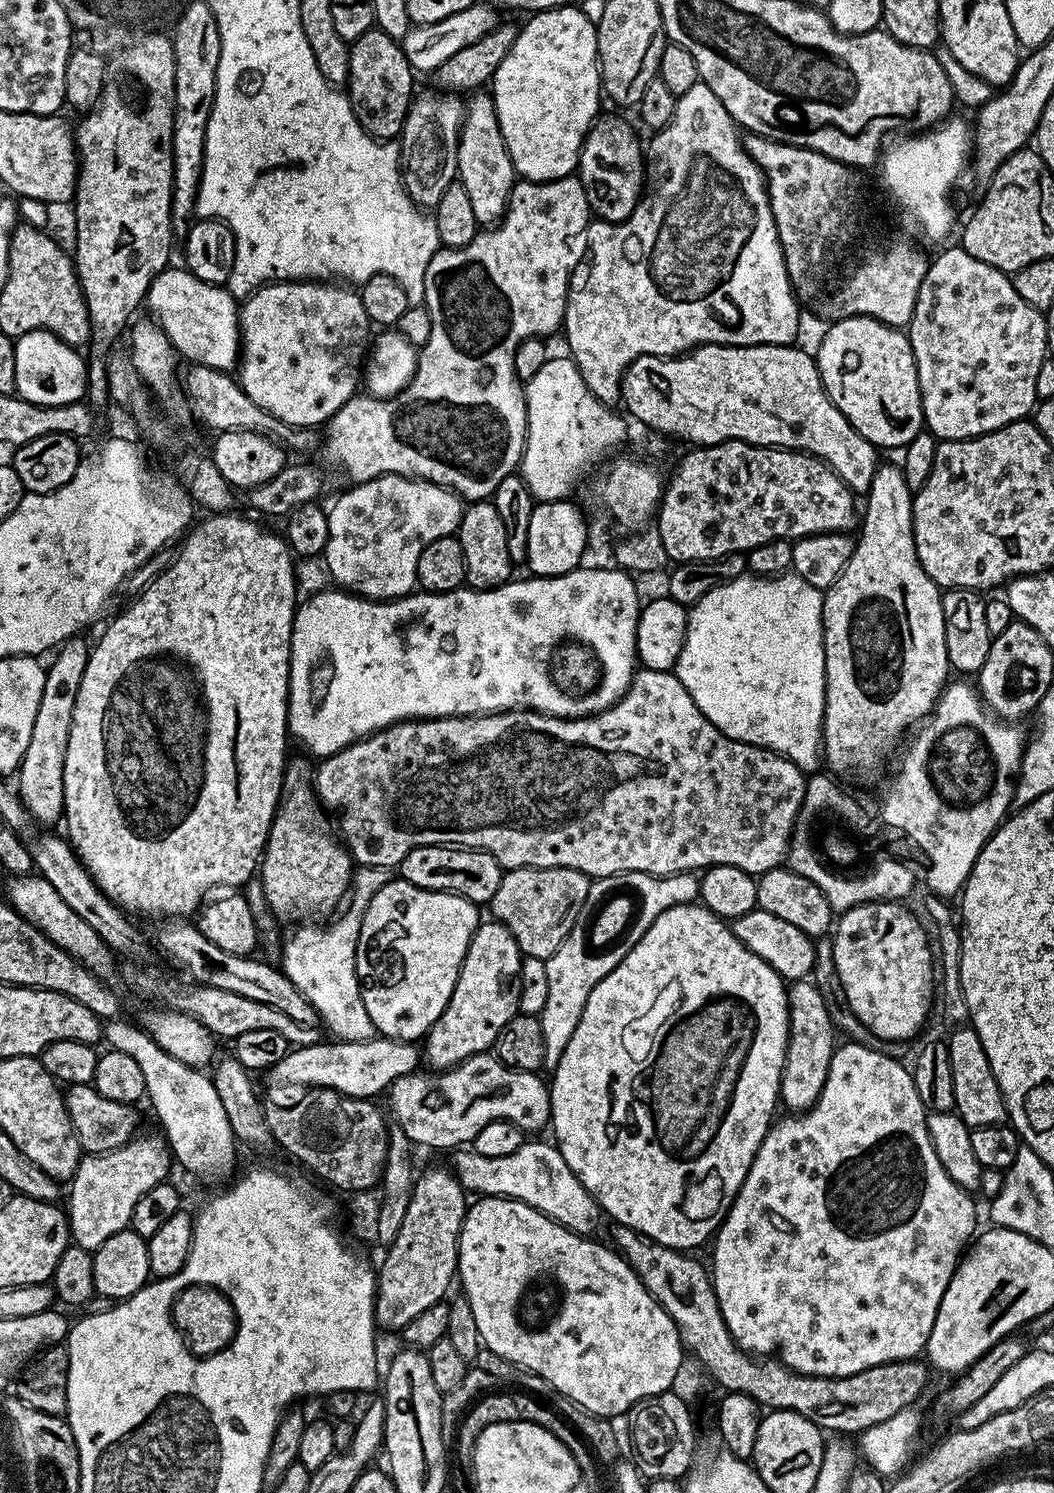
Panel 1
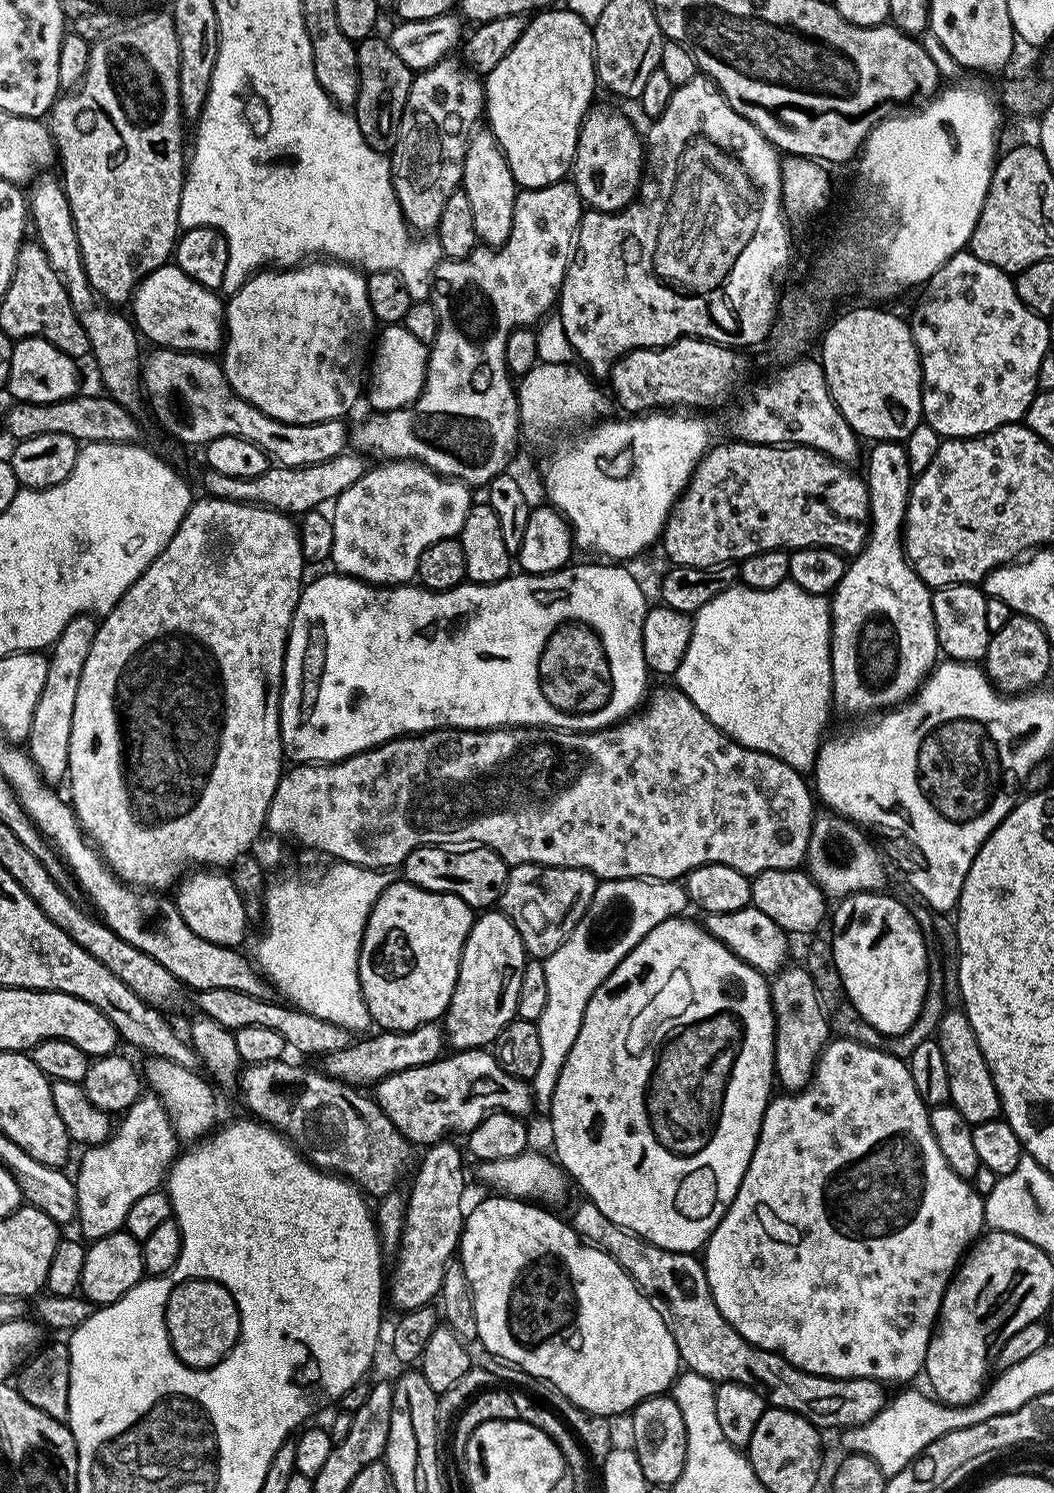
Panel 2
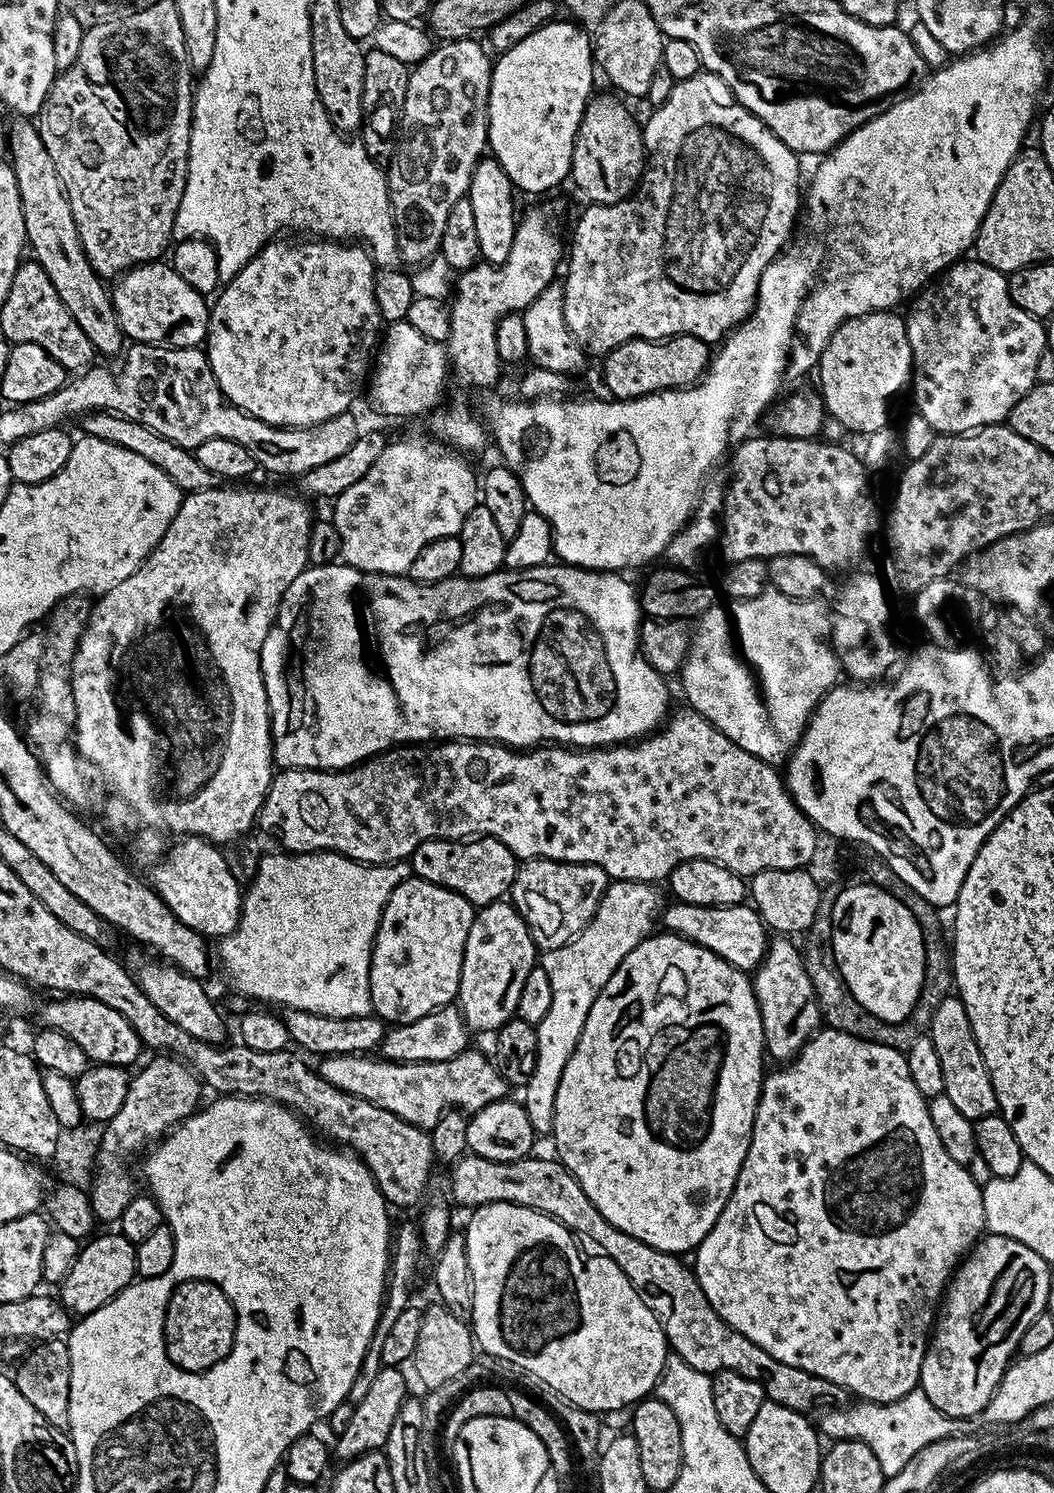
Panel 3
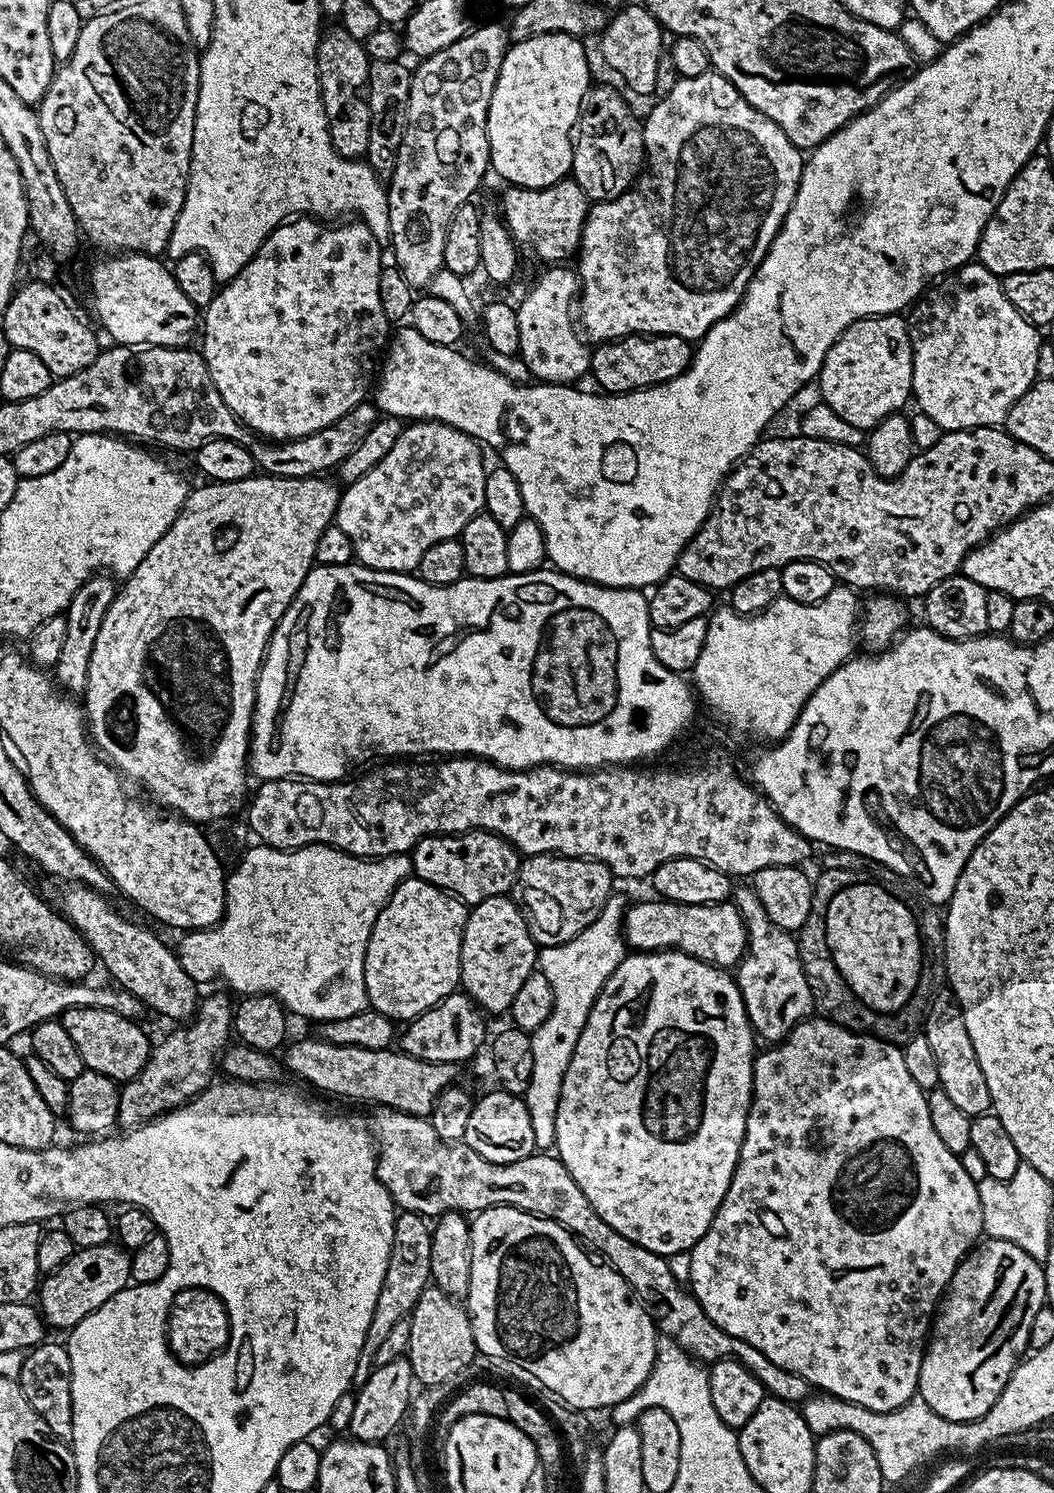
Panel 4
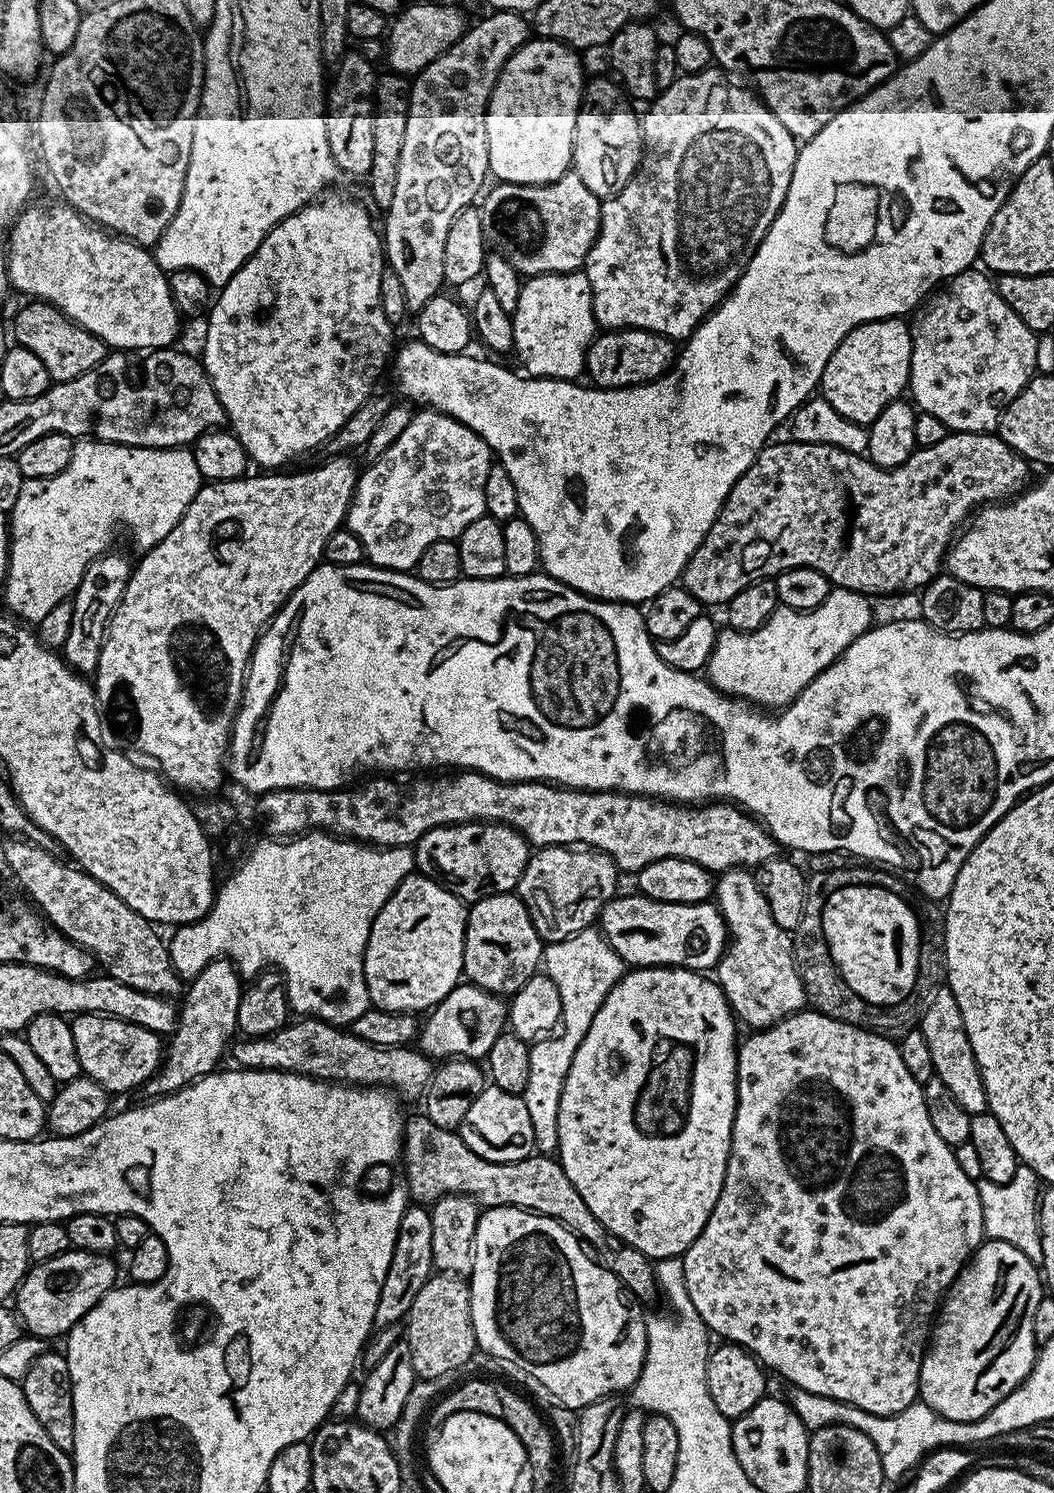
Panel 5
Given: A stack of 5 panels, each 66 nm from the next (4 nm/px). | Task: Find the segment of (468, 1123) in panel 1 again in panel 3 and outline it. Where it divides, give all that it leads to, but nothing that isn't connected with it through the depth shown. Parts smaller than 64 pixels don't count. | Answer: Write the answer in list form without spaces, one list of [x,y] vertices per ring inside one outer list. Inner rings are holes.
[[[475,1050],[458,1054],[446,1062],[425,1064],[399,1064],[368,1054],[326,1056],[319,1061],[318,1071],[330,1086],[354,1094],[382,1110],[390,1110],[390,1114],[398,1114],[398,1118],[425,1130],[433,1128],[449,1110],[471,1114],[490,1102],[505,1099],[510,1092],[495,1063]]]

